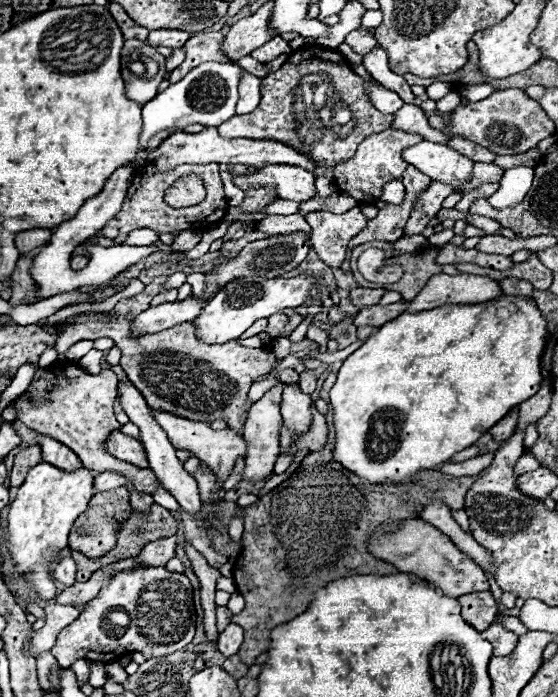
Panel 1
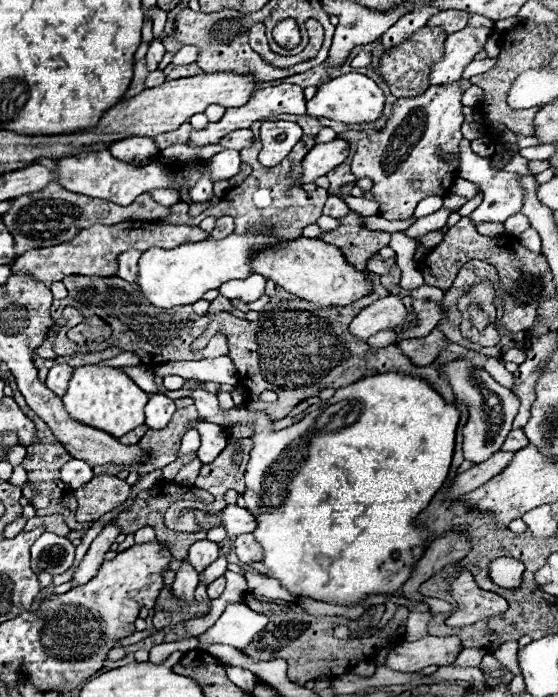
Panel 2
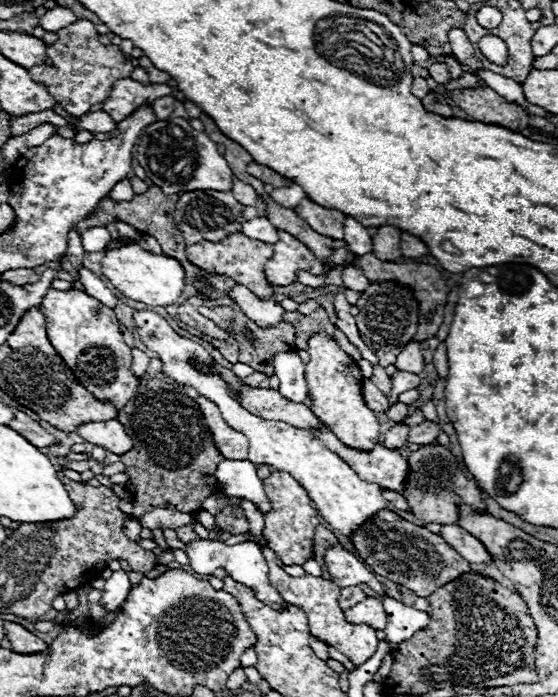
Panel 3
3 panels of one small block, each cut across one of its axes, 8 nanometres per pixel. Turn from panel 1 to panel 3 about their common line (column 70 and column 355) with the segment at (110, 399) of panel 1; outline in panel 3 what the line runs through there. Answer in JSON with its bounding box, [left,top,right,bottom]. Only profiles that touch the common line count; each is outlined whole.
[304,334,380,450]

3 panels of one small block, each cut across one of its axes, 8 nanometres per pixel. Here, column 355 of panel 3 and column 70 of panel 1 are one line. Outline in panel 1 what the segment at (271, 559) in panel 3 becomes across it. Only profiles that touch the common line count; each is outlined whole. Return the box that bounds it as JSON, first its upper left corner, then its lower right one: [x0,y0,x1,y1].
[52,566,196,668]

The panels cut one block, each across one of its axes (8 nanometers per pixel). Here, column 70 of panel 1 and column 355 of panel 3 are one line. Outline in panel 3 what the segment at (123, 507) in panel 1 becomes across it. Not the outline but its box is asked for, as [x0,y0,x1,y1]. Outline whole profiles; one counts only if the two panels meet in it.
[350,510,470,598]

